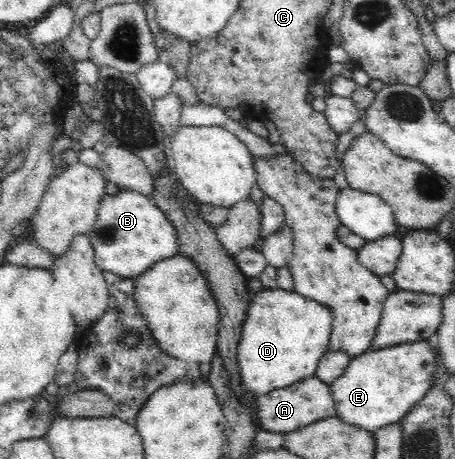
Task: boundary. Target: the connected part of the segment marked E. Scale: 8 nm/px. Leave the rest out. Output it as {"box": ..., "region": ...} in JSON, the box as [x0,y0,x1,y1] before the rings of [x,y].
{"box":[329,340,435,433],"region":[[[430,340],[368,350],[348,361],[347,368],[329,384],[337,417],[370,433],[398,423],[434,384],[435,355]]]}

